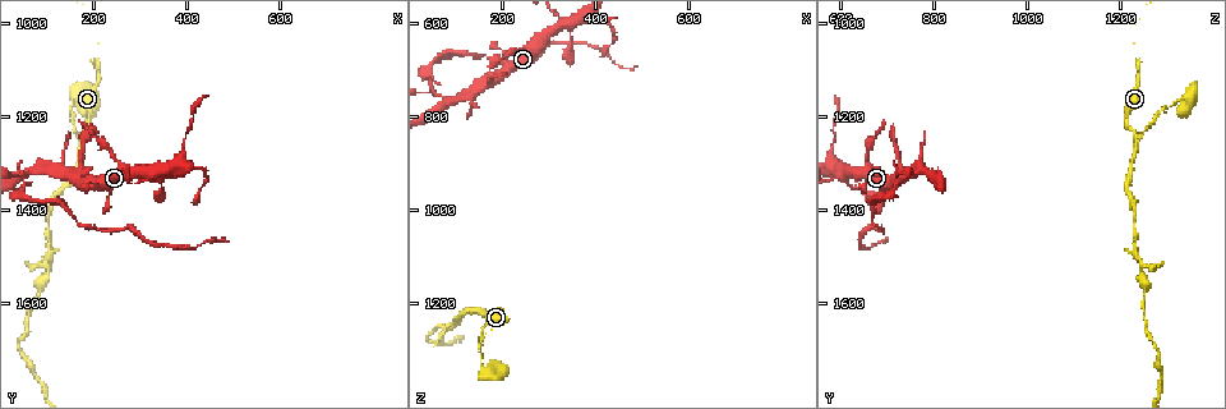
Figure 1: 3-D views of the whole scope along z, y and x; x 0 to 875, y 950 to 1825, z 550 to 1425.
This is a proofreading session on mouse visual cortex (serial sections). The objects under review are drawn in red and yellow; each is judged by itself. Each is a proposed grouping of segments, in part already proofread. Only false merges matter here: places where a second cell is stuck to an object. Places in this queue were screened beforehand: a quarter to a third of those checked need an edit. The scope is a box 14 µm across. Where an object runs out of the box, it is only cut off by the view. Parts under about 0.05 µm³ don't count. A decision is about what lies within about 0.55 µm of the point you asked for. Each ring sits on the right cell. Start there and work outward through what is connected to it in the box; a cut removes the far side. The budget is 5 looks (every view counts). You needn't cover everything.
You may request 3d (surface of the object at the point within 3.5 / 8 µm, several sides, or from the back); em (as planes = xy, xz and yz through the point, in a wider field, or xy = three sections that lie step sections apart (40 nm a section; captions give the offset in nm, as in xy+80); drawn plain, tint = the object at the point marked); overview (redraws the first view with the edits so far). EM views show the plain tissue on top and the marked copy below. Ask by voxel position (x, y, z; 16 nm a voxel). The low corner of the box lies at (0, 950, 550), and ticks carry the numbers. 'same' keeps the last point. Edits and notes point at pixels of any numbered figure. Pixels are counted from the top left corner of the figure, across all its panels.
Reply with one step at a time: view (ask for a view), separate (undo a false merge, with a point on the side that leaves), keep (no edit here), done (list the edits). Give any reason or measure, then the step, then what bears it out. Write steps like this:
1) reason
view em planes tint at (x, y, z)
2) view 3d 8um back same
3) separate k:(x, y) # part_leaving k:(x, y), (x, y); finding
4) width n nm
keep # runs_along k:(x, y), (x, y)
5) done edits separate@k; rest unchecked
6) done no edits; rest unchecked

calibre changes
view 3d 3.5um at (170, 1245, 1240)

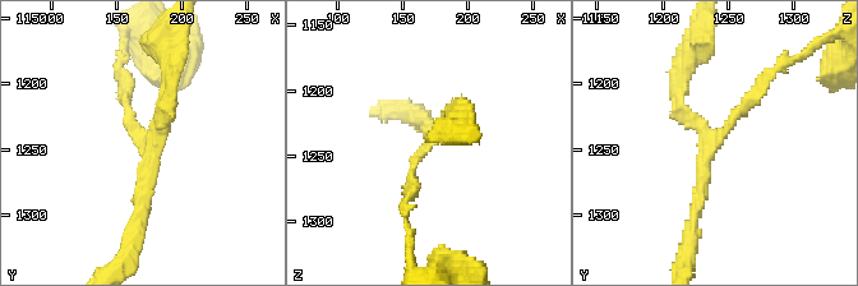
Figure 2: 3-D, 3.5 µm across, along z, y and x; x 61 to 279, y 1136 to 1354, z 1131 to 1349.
arms 3; arm_widths 150, 150, 200 nm; need the tissue
view em planes tint at (174, 1242, 1234)

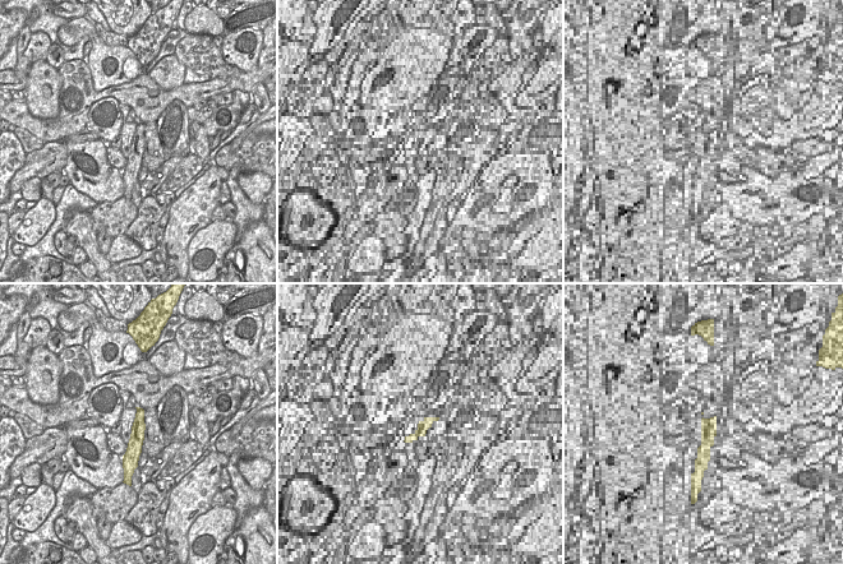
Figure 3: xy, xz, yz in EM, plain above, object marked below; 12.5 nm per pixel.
keep # runs_along 3:(139, 411), (130, 467); all the same cell

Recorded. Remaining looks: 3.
thick turns thin
view 3d 8um at (165, 1165, 1340)

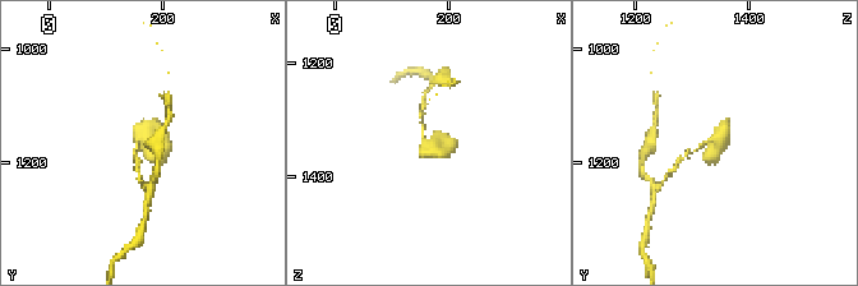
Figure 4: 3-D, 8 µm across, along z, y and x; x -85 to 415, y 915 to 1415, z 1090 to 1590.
zoom in
view 3d 3.5um at (165, 1160, 1340)

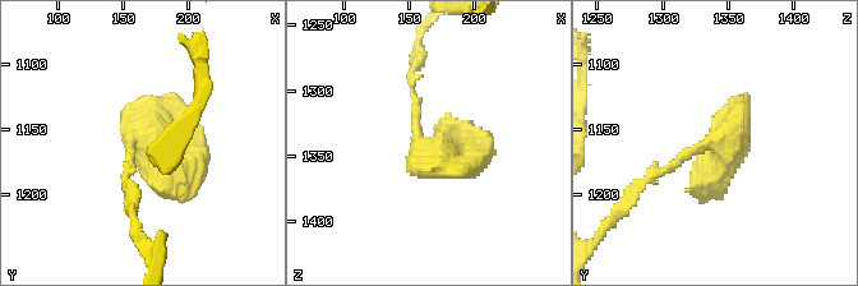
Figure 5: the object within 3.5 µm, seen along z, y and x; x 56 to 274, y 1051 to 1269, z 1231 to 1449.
need the tissue
view em xy step 3 tint at (168, 1158, 1346)

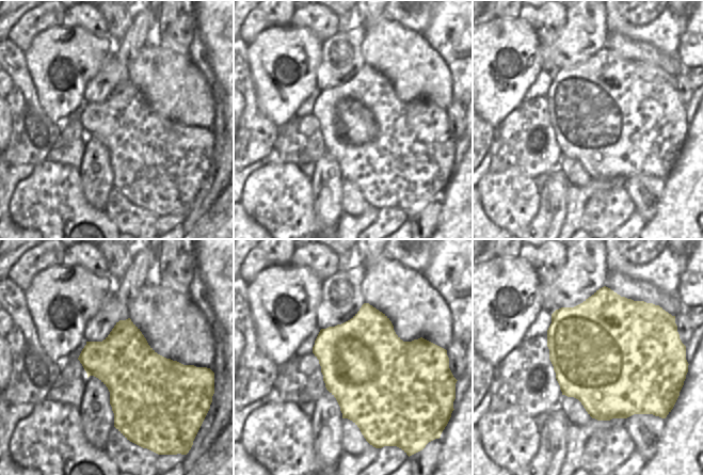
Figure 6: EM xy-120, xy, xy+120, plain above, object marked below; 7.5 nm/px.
width 700 nm
keep # runs_along 5:(411, 82), (423, 144), (470, 132); one cell here

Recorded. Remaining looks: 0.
done no edits; rest unchecked

